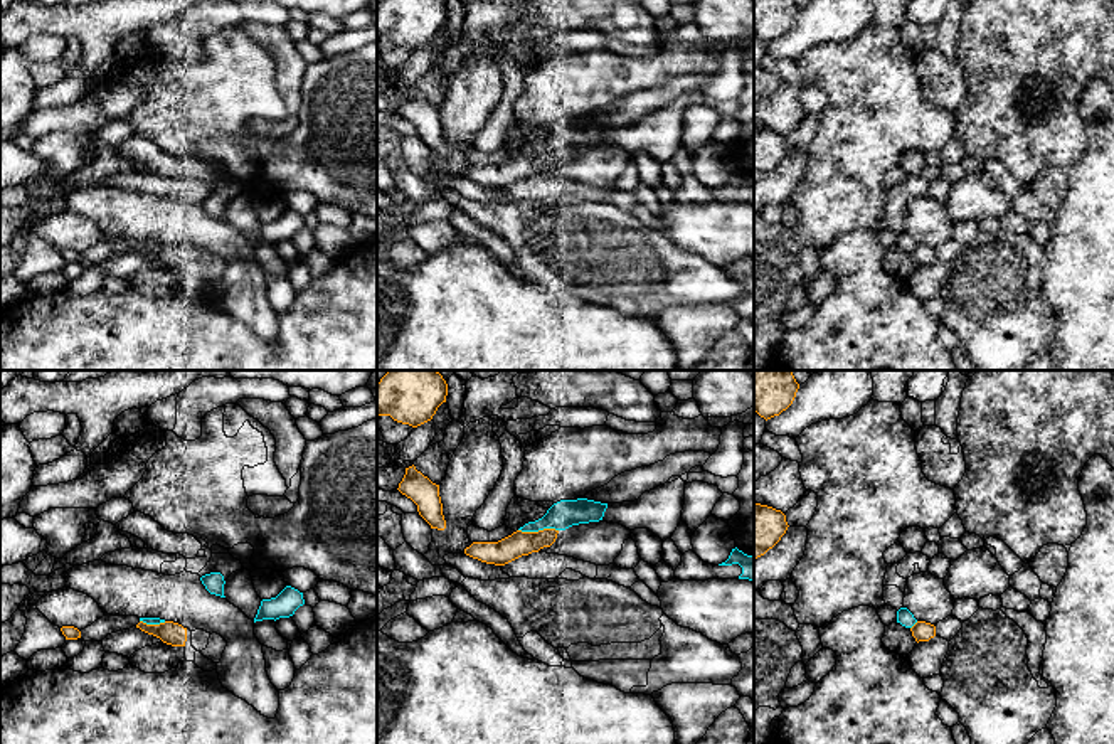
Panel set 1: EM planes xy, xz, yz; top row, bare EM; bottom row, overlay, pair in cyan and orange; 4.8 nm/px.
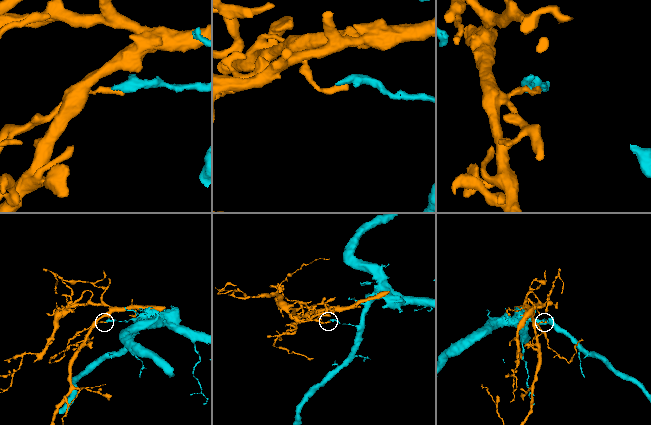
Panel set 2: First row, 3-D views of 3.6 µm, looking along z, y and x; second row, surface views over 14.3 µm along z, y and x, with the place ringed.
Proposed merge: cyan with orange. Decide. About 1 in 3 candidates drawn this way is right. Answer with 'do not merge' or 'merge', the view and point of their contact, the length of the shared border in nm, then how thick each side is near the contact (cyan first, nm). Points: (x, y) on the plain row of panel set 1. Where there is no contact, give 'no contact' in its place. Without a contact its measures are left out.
do not merge | xz (539, 152) | 190 nm | 140/120 nm

